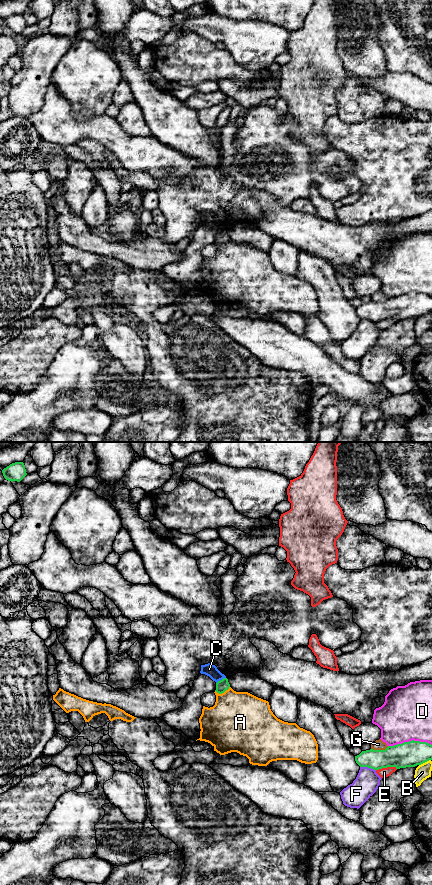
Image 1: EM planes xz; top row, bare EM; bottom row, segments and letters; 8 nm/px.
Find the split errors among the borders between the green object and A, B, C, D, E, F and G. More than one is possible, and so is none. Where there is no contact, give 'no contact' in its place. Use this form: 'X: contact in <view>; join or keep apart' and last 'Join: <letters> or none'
A: contact in xz; keep apart
B: contact in xz; keep apart
C: contact in xz; keep apart
D: contact in xz; keep apart
E: contact in xz; keep apart
F: contact in xz; keep apart
G: contact in xz; keep apart
Join: none

